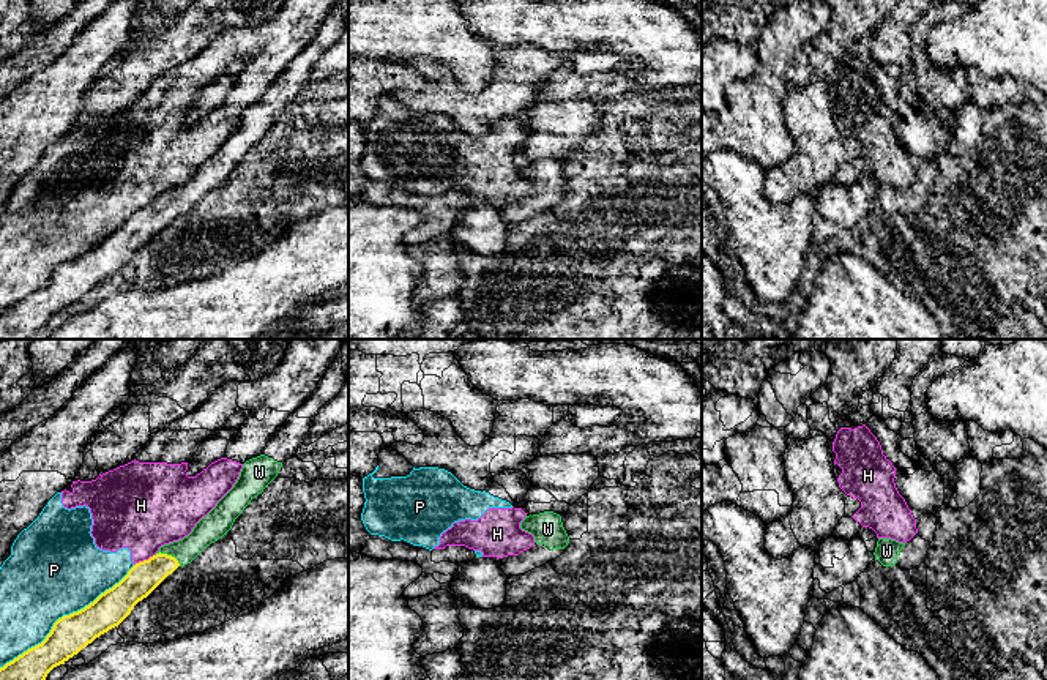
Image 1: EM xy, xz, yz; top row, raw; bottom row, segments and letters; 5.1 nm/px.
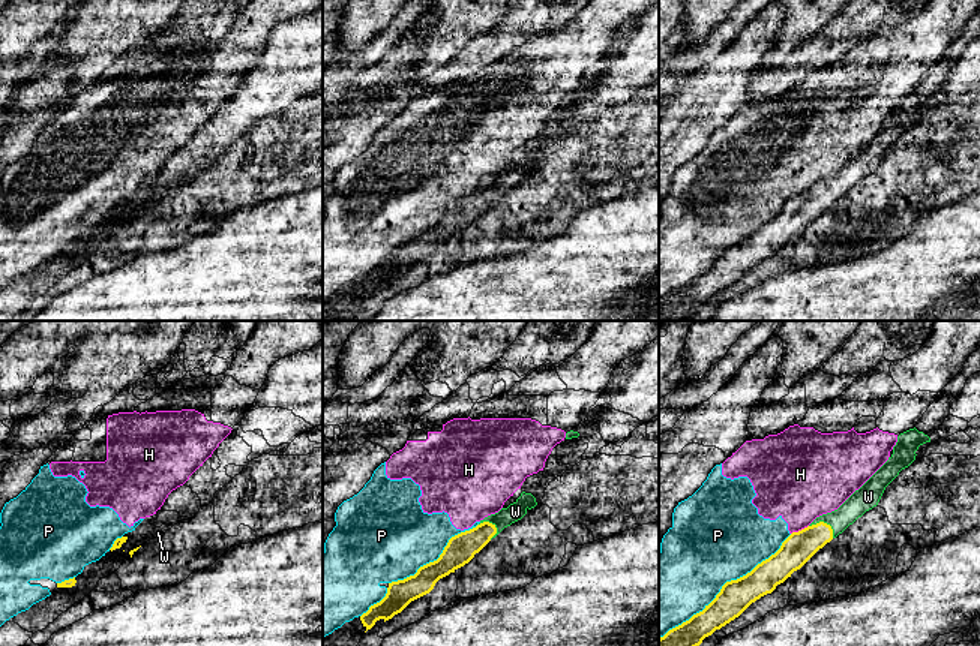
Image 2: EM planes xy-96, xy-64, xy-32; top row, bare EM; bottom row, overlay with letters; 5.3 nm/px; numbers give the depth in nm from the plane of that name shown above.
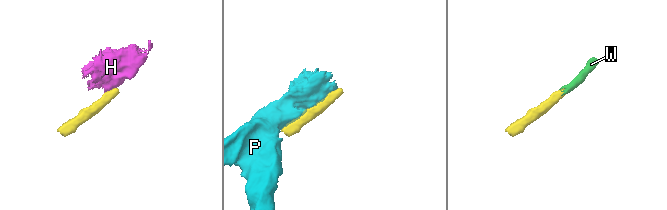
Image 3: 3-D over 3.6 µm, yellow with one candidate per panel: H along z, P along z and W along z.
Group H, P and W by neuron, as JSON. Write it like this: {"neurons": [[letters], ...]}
{"neurons": [["H", "P"], ["W"]]}

